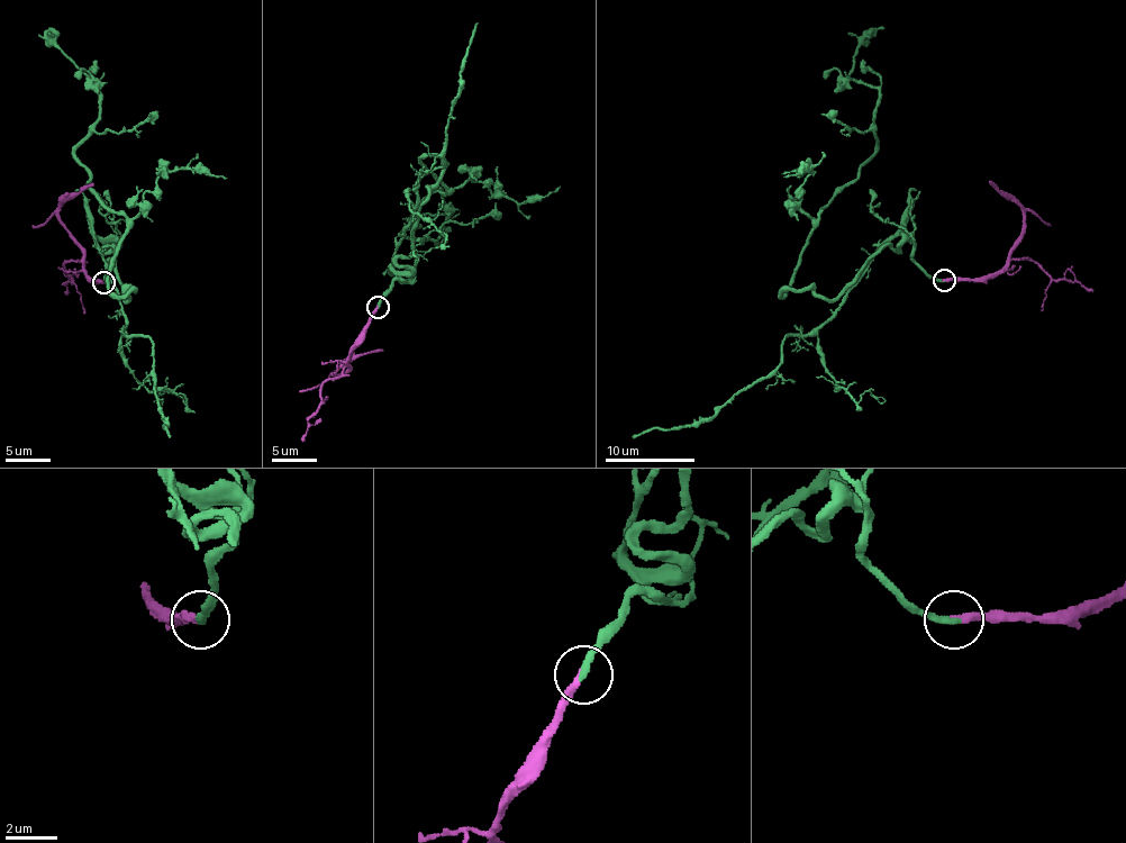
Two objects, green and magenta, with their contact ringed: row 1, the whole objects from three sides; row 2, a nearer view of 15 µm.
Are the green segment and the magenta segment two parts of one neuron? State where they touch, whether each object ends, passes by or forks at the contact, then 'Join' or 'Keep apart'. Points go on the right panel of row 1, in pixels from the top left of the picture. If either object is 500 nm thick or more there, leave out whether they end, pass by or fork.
Place: (944, 280). At the ring green ends. At the ring magenta ends. Join

